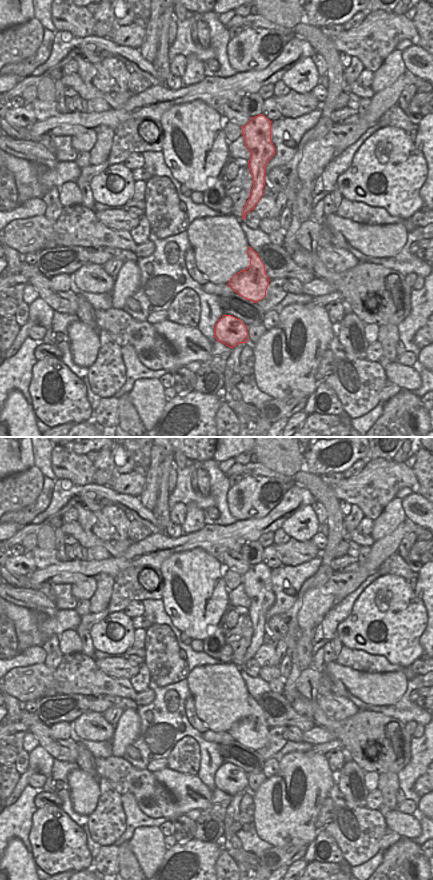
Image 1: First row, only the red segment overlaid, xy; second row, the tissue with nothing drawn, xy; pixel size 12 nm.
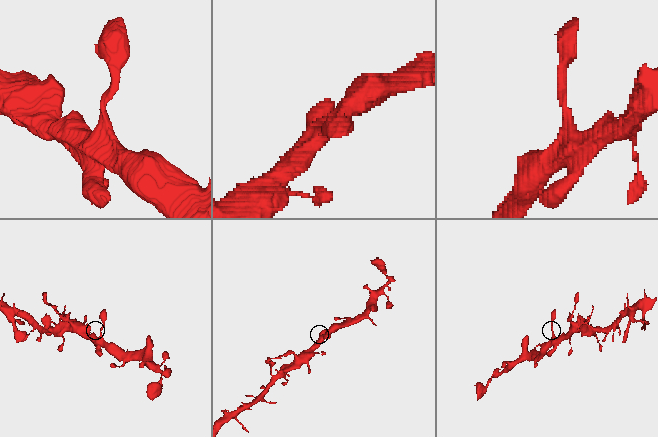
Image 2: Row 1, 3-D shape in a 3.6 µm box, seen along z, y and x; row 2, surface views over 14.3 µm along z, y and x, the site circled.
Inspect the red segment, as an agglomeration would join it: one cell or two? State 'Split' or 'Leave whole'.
Leave whole

